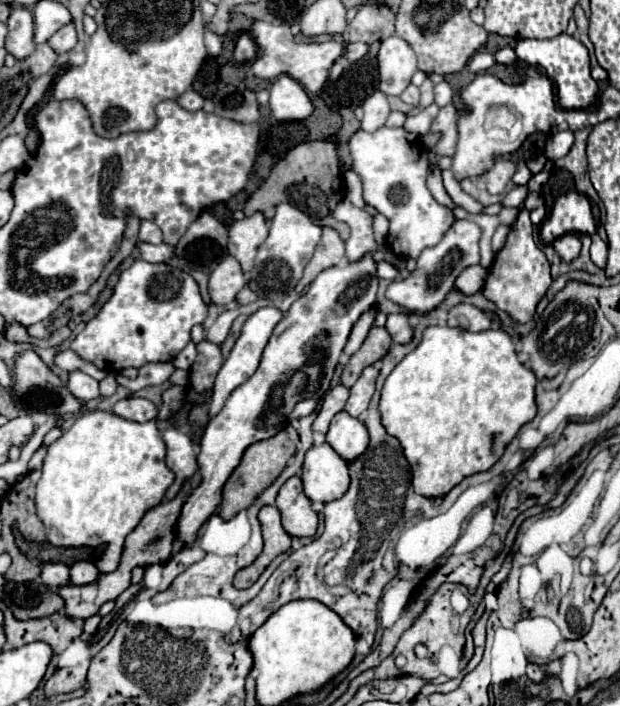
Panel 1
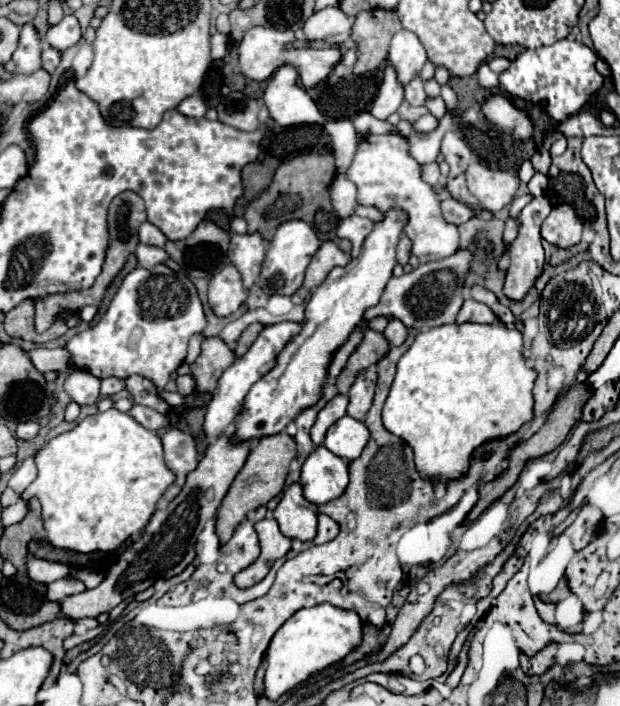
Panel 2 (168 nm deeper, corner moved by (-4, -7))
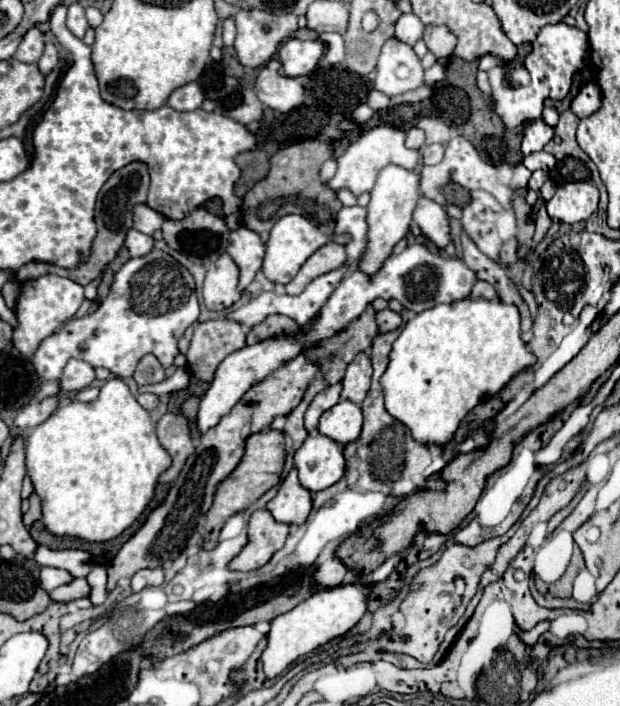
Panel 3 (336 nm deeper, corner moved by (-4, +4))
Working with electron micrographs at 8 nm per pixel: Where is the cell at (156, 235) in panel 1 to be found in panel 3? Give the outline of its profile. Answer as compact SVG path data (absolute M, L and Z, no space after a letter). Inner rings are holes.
M138 205L138 209L134 209L134 229L146 235L154 235L154 231L162 227L162 221L164 217L154 209L150 209L148 205Z

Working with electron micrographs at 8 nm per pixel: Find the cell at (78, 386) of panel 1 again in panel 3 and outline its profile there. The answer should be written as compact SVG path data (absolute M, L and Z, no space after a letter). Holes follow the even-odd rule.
M70 359L60 377L60 387L68 393L76 393L88 387L94 379L96 379L96 373L90 363L80 361L80 359Z

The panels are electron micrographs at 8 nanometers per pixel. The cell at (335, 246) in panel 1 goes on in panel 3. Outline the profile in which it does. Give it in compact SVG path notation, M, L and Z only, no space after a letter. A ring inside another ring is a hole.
M334 241L322 245L322 247L302 265L302 269L298 271L298 275L286 285L286 293L288 293L288 295L298 295L298 293L302 293L312 279L316 279L316 277L320 277L320 275L324 275L324 273L328 273L328 271L334 271L334 269L342 267L344 263L346 263L346 249L344 249L344 245L338 245L338 243L334 243Z

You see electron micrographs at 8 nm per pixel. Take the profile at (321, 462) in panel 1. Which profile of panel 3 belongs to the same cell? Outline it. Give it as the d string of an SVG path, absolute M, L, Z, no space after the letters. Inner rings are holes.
M310 433L306 437L294 455L294 463L302 487L312 493L338 483L346 471L346 461L338 443L320 433Z

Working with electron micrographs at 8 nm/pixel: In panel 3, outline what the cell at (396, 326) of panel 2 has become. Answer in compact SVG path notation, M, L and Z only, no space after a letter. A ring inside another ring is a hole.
M384 309L376 313L376 321L380 327L380 333L388 333L388 331L396 331L402 325L402 317L400 313L392 311L392 309Z

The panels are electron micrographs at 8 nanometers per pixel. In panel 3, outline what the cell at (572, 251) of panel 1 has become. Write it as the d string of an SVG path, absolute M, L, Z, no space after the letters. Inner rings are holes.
M566 183L558 187L554 197L546 203L546 211L550 219L558 219L560 223L574 225L578 221L588 219L598 207L598 189L588 183Z

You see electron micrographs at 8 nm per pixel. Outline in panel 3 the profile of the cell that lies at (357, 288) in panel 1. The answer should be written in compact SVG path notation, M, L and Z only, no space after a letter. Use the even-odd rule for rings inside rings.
M388 165L386 169L380 171L376 185L372 189L372 199L368 203L368 239L366 239L366 247L364 247L364 255L358 261L358 271L366 273L368 277L374 277L384 261L392 255L392 249L396 247L396 243L406 237L408 229L410 229L410 221L412 221L412 211L416 207L416 201L420 197L420 187L418 187L418 173L416 171L406 171L398 165Z

